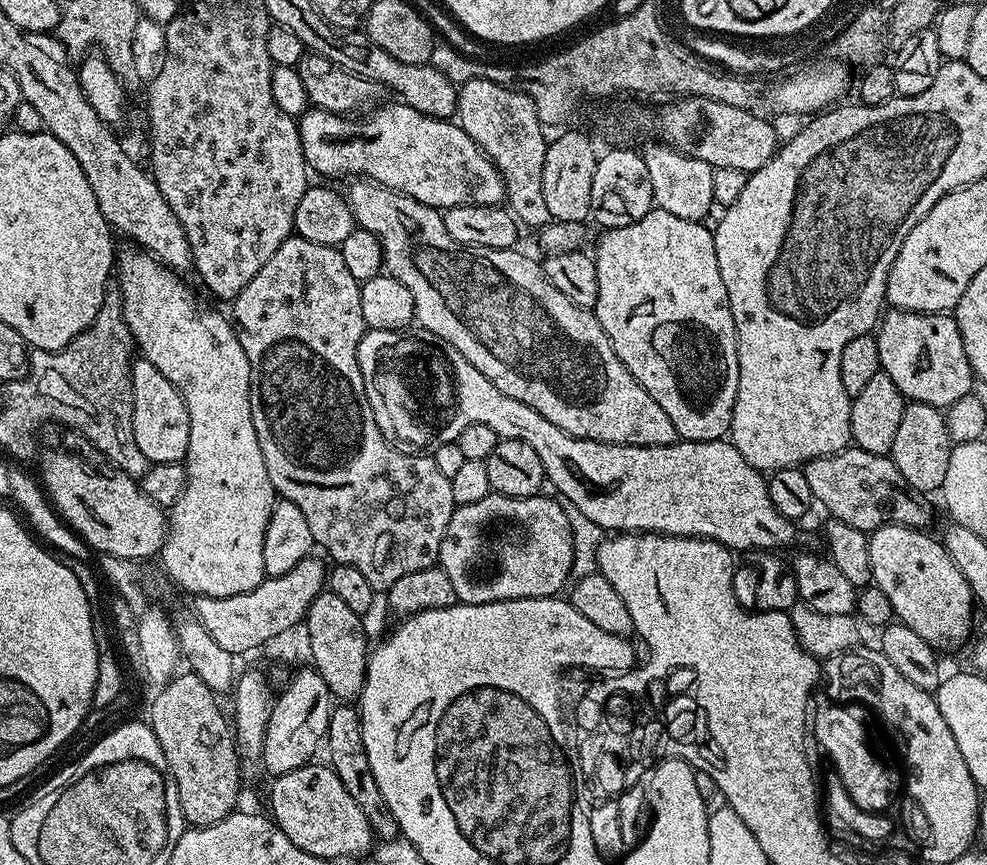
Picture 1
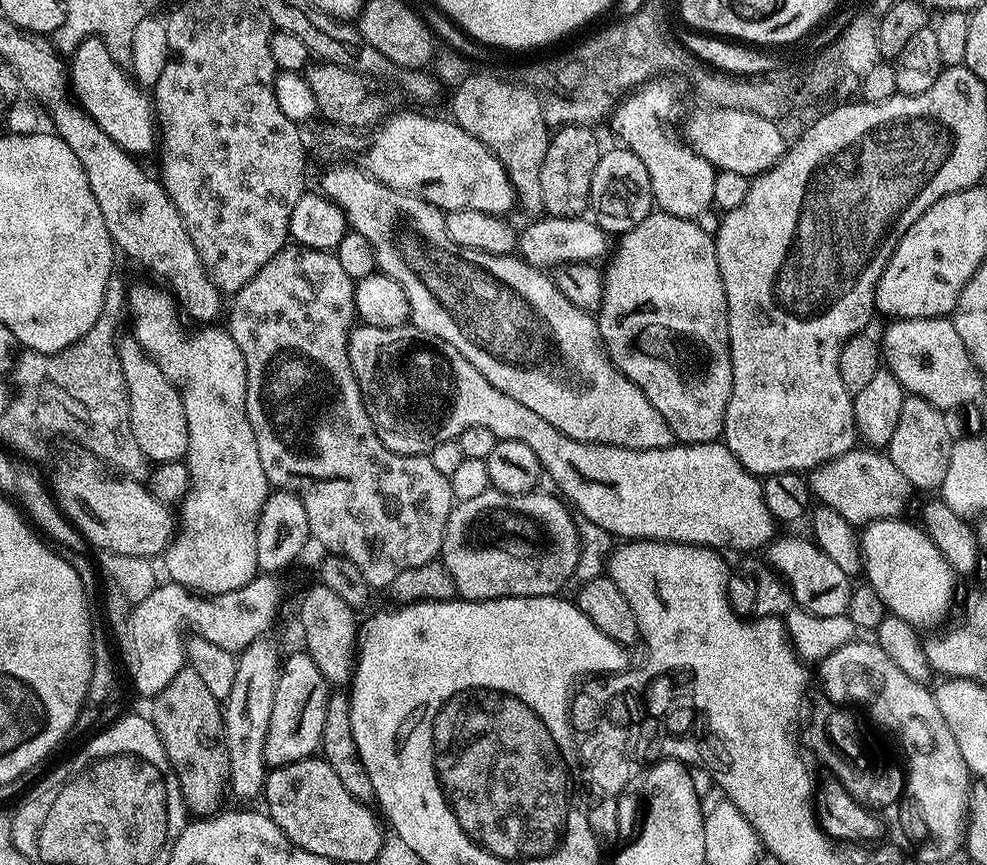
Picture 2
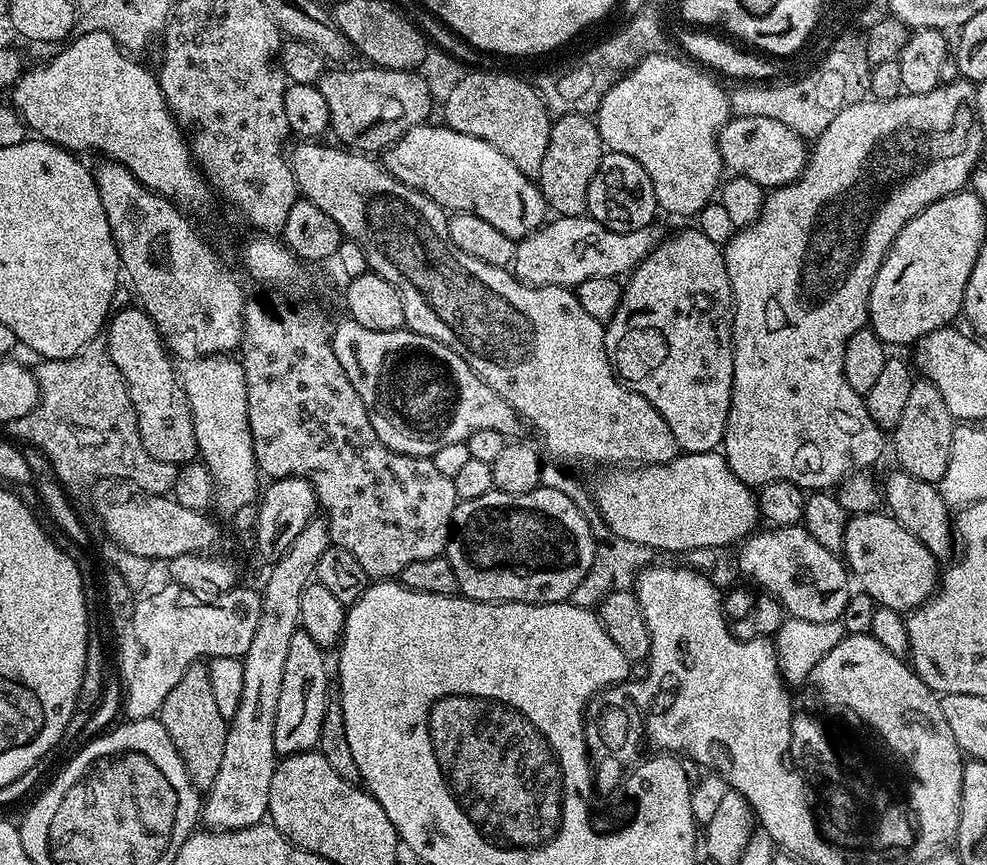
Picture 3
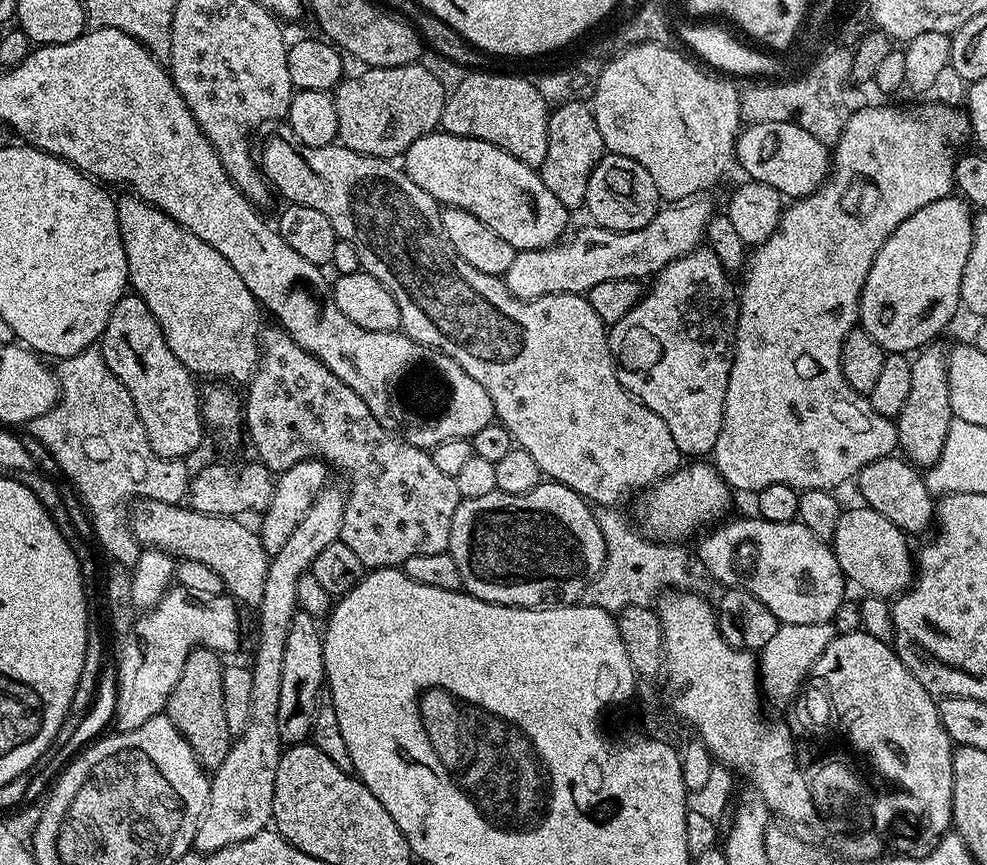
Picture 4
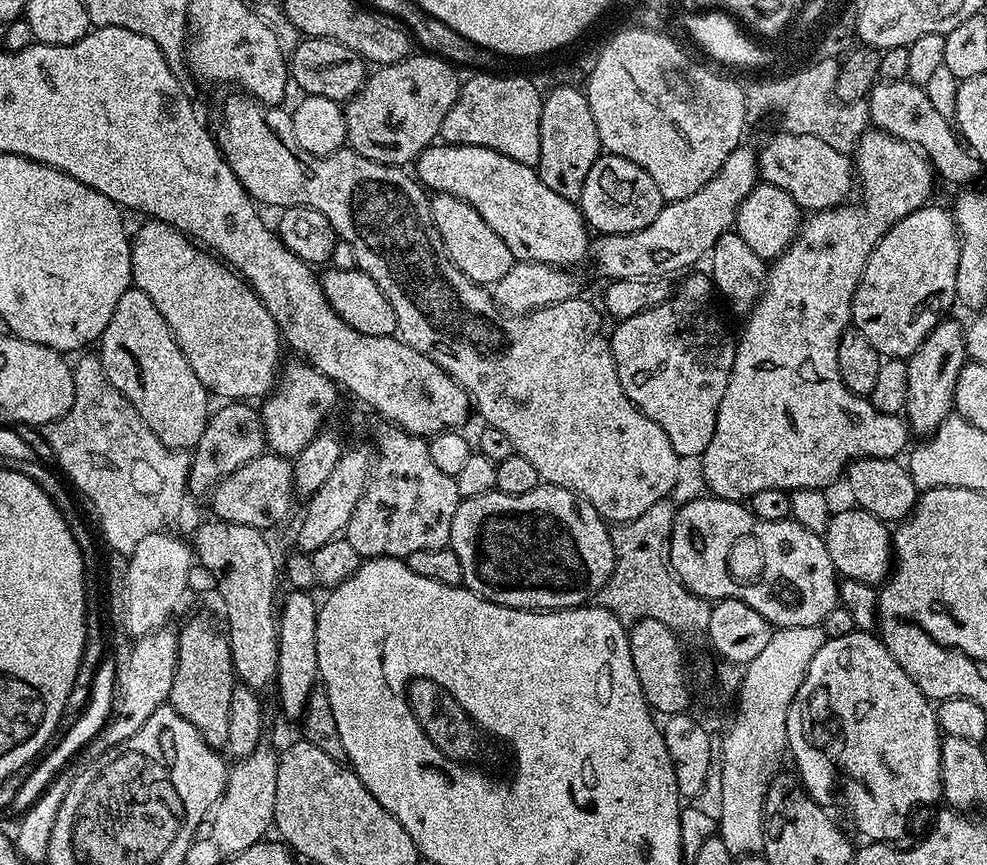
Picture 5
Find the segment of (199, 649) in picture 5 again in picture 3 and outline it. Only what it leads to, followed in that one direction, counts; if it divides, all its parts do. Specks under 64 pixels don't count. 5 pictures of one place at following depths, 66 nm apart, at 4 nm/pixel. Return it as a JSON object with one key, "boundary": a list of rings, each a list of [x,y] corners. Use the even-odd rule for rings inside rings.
{"boundary":[[[197,662],[185,670],[182,678],[178,678],[178,686],[166,694],[166,702],[162,702],[158,718],[162,726],[166,726],[166,734],[170,734],[170,742],[174,742],[178,754],[183,758],[192,785],[197,790],[212,788],[214,778],[218,778],[218,766],[222,766],[229,721],[222,718],[214,702],[207,663]]]}

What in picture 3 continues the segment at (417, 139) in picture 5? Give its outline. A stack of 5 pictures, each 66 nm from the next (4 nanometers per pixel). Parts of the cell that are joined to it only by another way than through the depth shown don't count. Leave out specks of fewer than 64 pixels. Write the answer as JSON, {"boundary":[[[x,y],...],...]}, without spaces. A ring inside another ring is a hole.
{"boundary":[[[332,66],[318,81],[322,98],[330,110],[330,128],[341,145],[361,154],[375,153],[376,144],[398,142],[414,126],[425,123],[432,112],[434,99],[419,71],[403,72],[375,66],[348,69]]]}

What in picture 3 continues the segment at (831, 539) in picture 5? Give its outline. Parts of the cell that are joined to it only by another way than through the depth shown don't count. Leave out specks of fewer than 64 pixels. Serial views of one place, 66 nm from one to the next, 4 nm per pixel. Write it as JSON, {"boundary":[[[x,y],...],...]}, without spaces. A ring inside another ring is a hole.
{"boundary":[[[883,511],[862,512],[849,519],[842,556],[851,575],[860,579],[859,587],[881,608],[893,608],[904,614],[920,607],[936,591],[936,557],[914,538],[914,534],[910,534],[910,530],[906,530],[906,526]]]}

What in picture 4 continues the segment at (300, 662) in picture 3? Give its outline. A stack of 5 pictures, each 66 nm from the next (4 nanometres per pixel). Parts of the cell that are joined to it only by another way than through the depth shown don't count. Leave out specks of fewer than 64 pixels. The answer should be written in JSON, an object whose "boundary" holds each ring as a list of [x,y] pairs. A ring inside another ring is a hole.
{"boundary":[[[298,610],[290,622],[290,632],[286,634],[286,651],[282,653],[282,694],[278,698],[278,734],[281,745],[303,744],[311,737],[318,694],[325,684],[324,633],[321,621],[309,612]]]}

